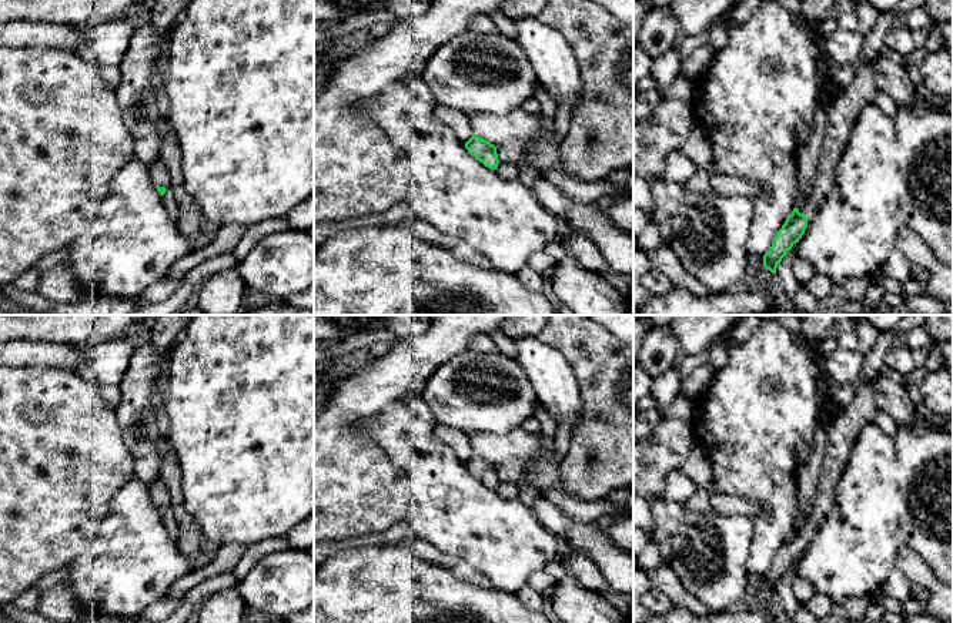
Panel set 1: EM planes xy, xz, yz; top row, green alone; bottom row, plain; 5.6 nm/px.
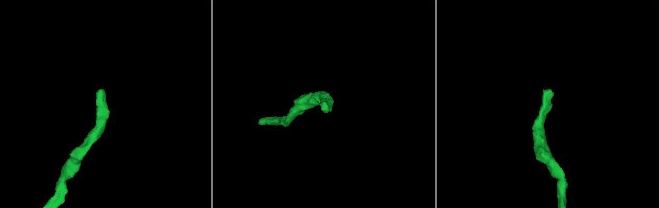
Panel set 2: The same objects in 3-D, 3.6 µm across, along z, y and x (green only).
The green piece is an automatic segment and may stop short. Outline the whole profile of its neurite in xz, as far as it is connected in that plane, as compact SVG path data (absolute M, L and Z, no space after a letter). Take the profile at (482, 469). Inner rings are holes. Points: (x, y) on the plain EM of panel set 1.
M474 453L465 462L465 468L472 476L481 480L485 486L496 489L499 479L496 473L496 466L494 463Z

